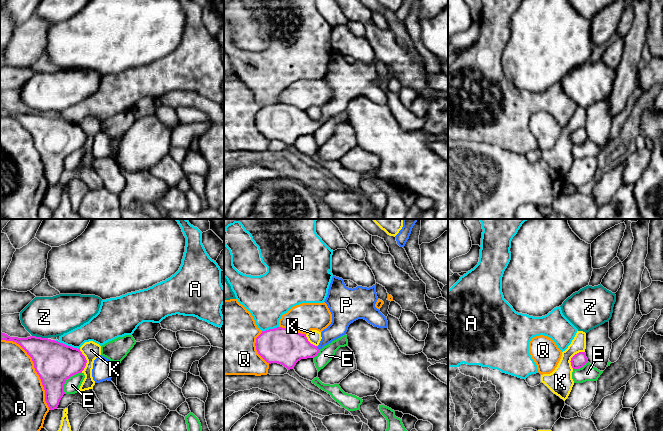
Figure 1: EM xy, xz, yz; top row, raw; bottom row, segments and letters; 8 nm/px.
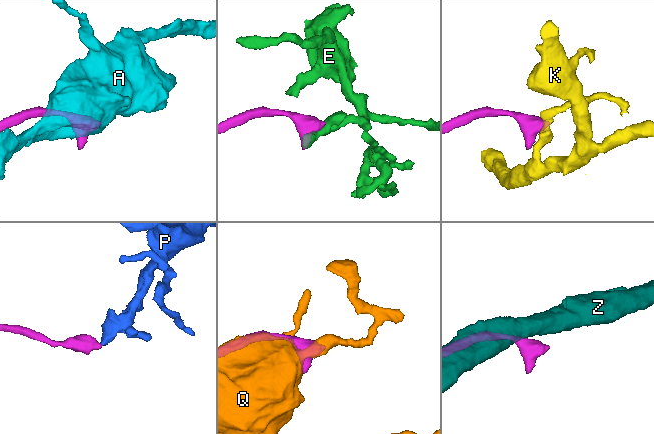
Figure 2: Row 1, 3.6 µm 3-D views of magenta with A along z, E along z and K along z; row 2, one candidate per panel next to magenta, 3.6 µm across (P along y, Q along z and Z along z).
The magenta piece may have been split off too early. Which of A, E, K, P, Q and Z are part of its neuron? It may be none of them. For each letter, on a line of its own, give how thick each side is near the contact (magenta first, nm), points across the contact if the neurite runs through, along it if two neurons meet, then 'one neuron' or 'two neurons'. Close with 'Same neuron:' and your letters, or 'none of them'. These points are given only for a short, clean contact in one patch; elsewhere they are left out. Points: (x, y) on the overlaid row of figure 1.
A: 320 nm thick on the magenta side, 170 nm on the other; border along xy (54, 340), (79, 349); two neurons
E: 320 nm thick on the magenta side, 120 nm on the other; border along xy (81, 372), (71, 375), (66, 380), (64, 393); two neurons
K: 110 nm thick on the magenta side, 200 nm on the other; border along yz (584, 351), (577, 352), (571, 358), (570, 365), (572, 369); two neurons
P: 280 nm thick on the magenta side, 140 nm on the other; runs through xz (286, 347), (317, 348), (339, 326); one neuron
Q: 320 nm thick on the magenta side, 500 nm on the other; two neurons
Z: 320 nm thick on the magenta side, 320 nm on the other; border along xy (32, 335), (47, 338); two neurons
Same neuron: P

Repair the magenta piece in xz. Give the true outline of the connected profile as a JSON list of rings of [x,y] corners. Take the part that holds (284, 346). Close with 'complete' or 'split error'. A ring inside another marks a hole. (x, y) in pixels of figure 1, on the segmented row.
[[[333,276],[324,301],[332,314],[332,322],[321,332],[322,339],[318,346],[311,344],[306,334],[298,333],[292,329],[277,327],[262,331],[256,338],[256,350],[267,363],[278,363],[288,370],[293,369],[301,359],[316,357],[320,349],[345,335],[349,325],[358,319],[364,319],[374,327],[387,328],[388,321],[386,317],[375,307],[377,300],[376,284],[369,288],[357,286],[352,289],[345,285],[342,278]]]; split error

